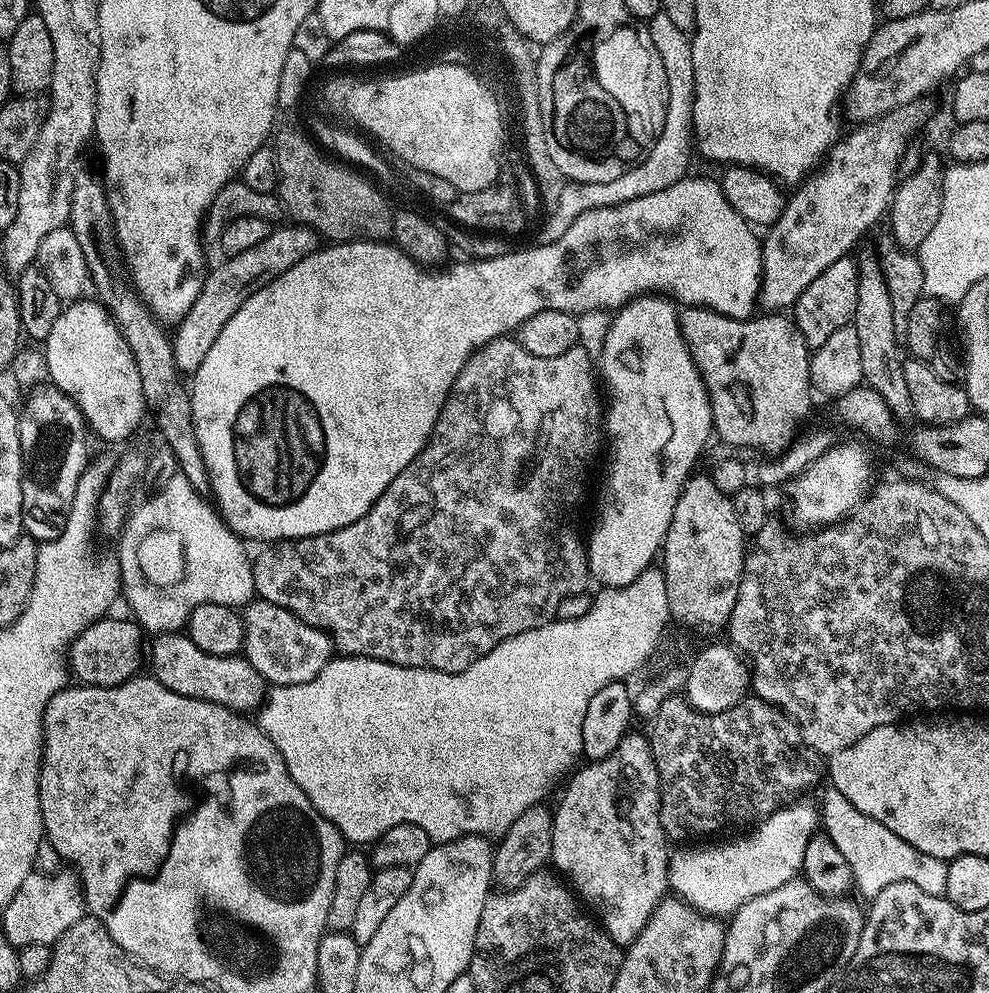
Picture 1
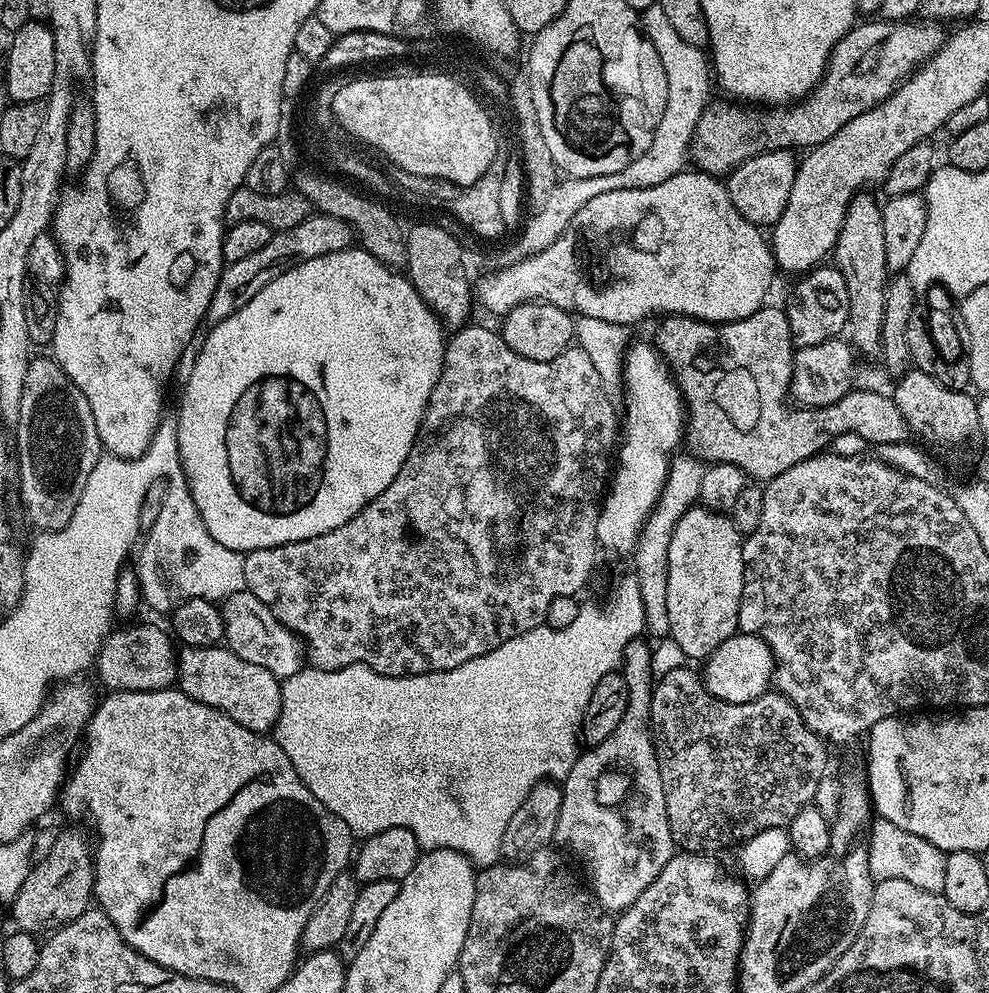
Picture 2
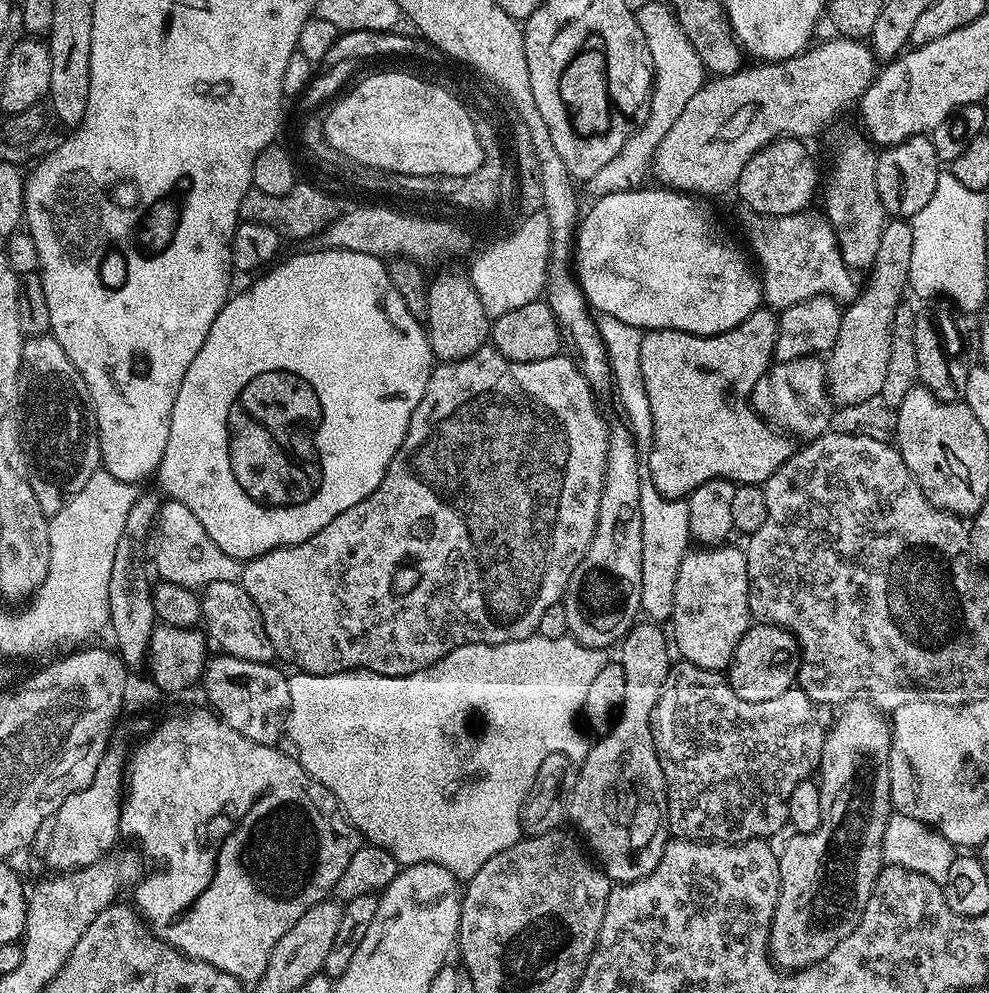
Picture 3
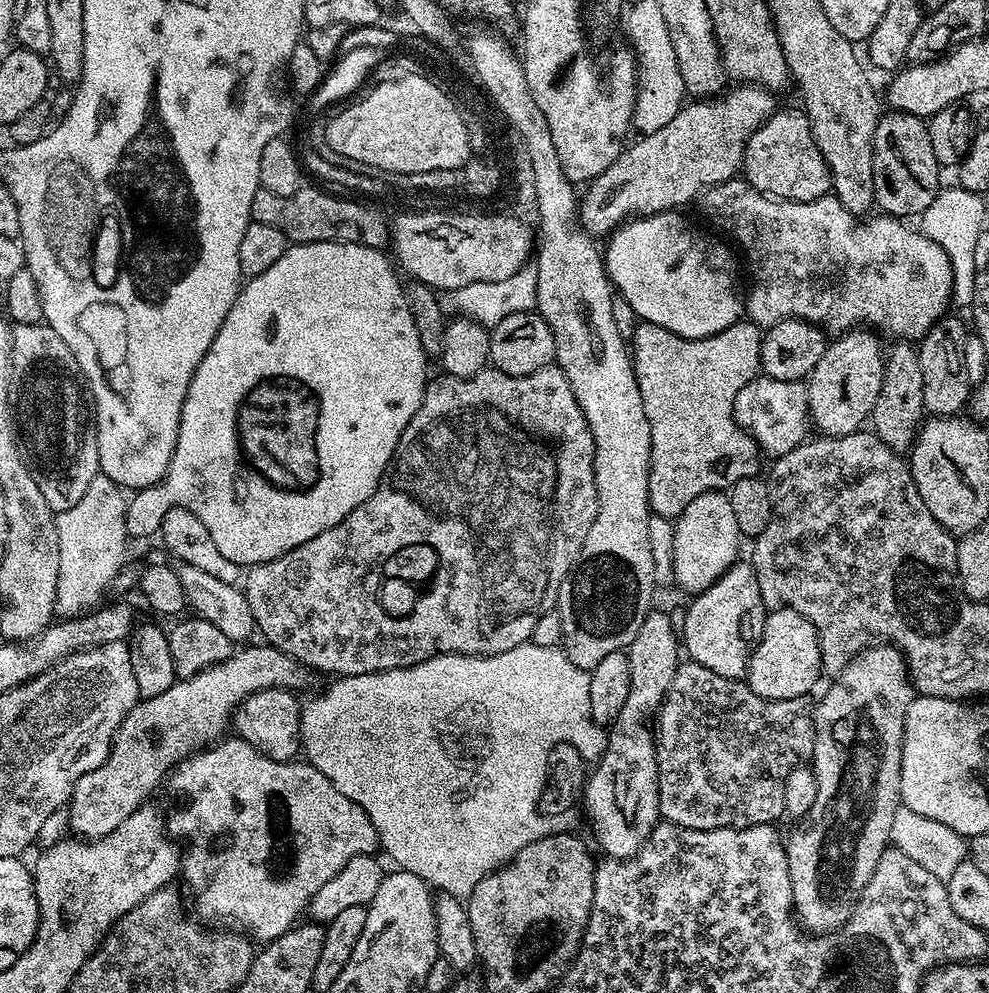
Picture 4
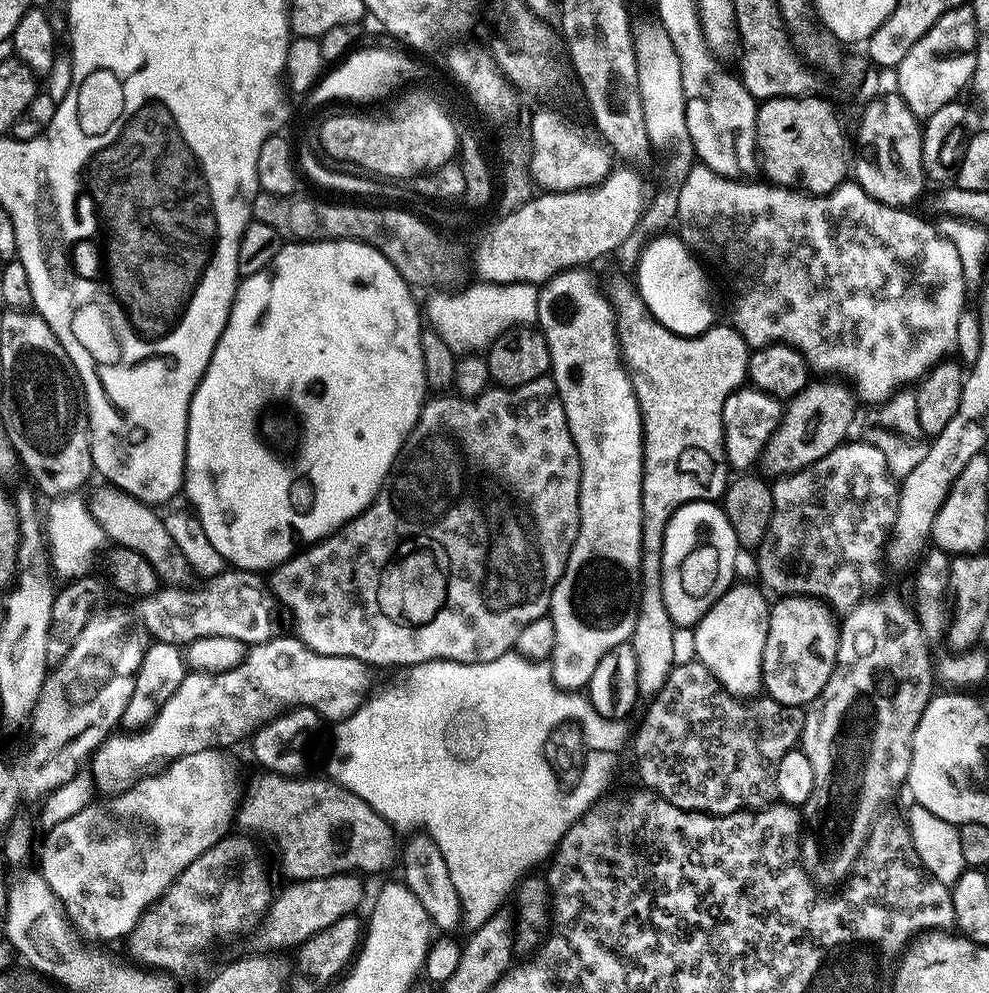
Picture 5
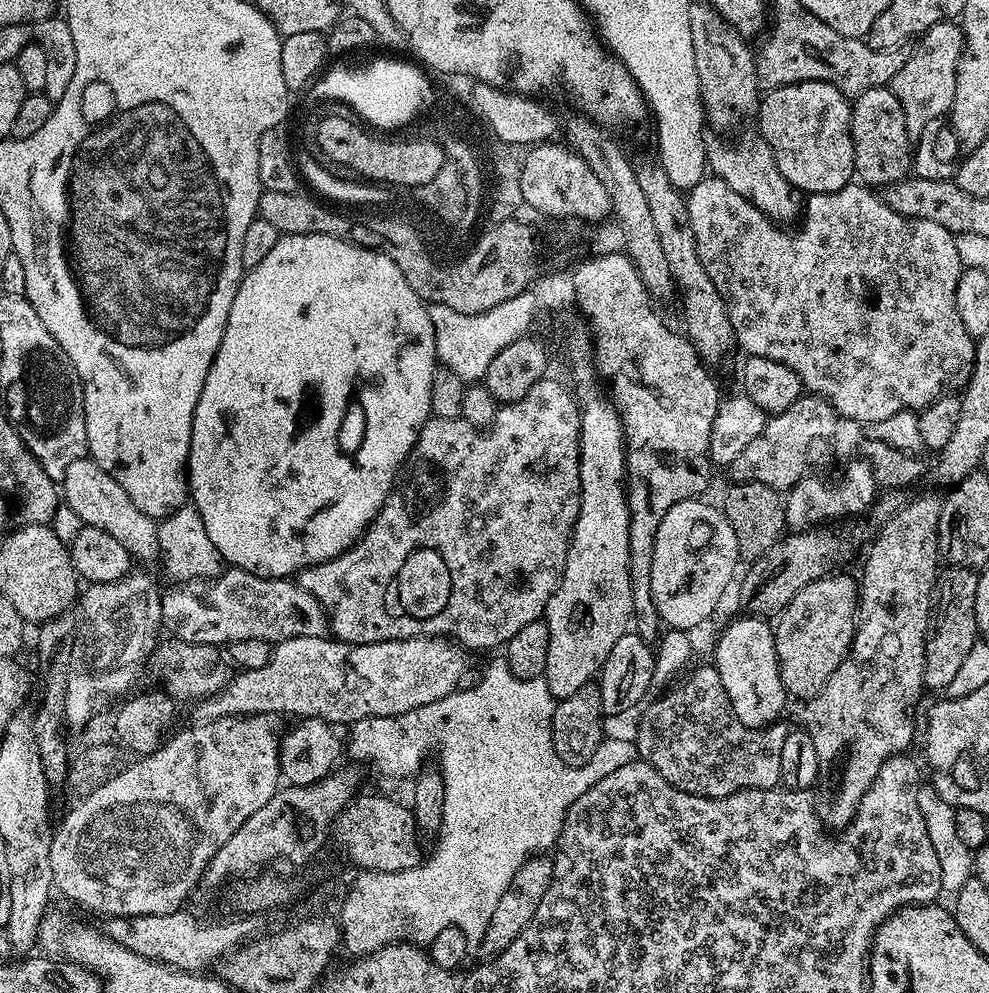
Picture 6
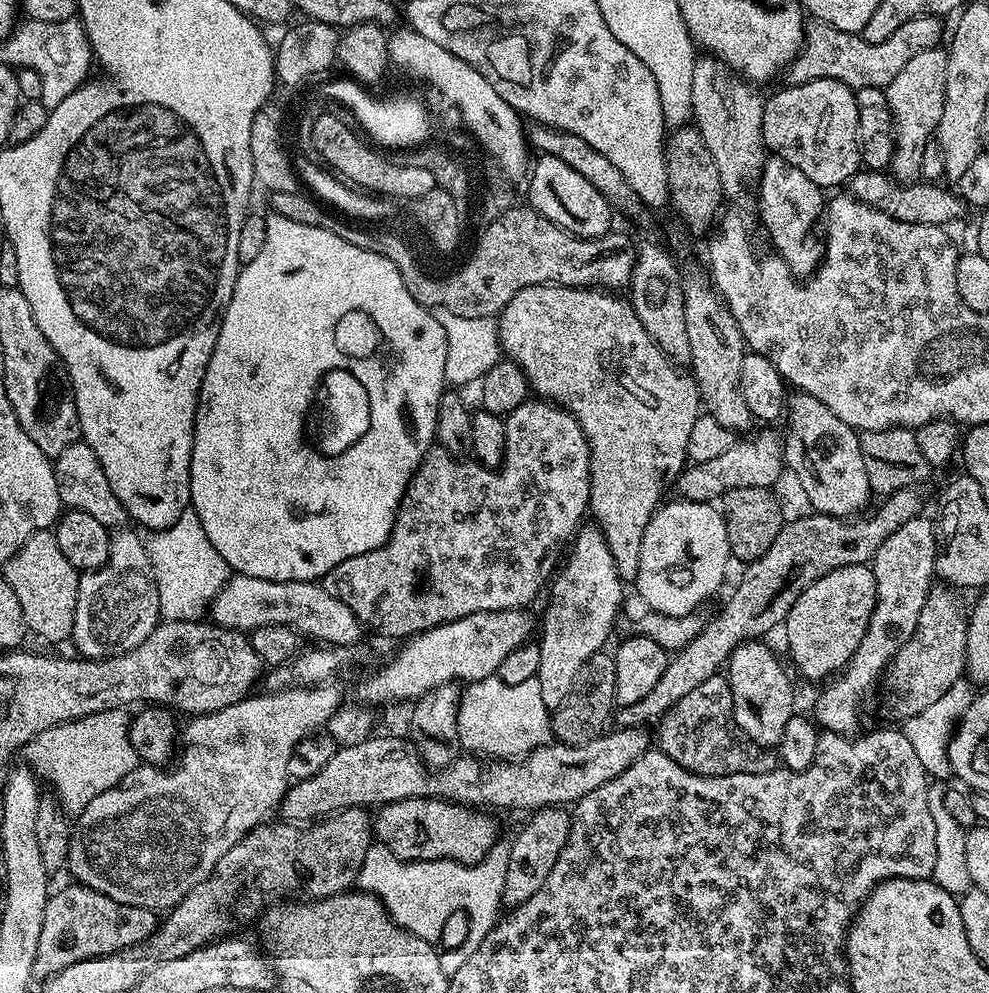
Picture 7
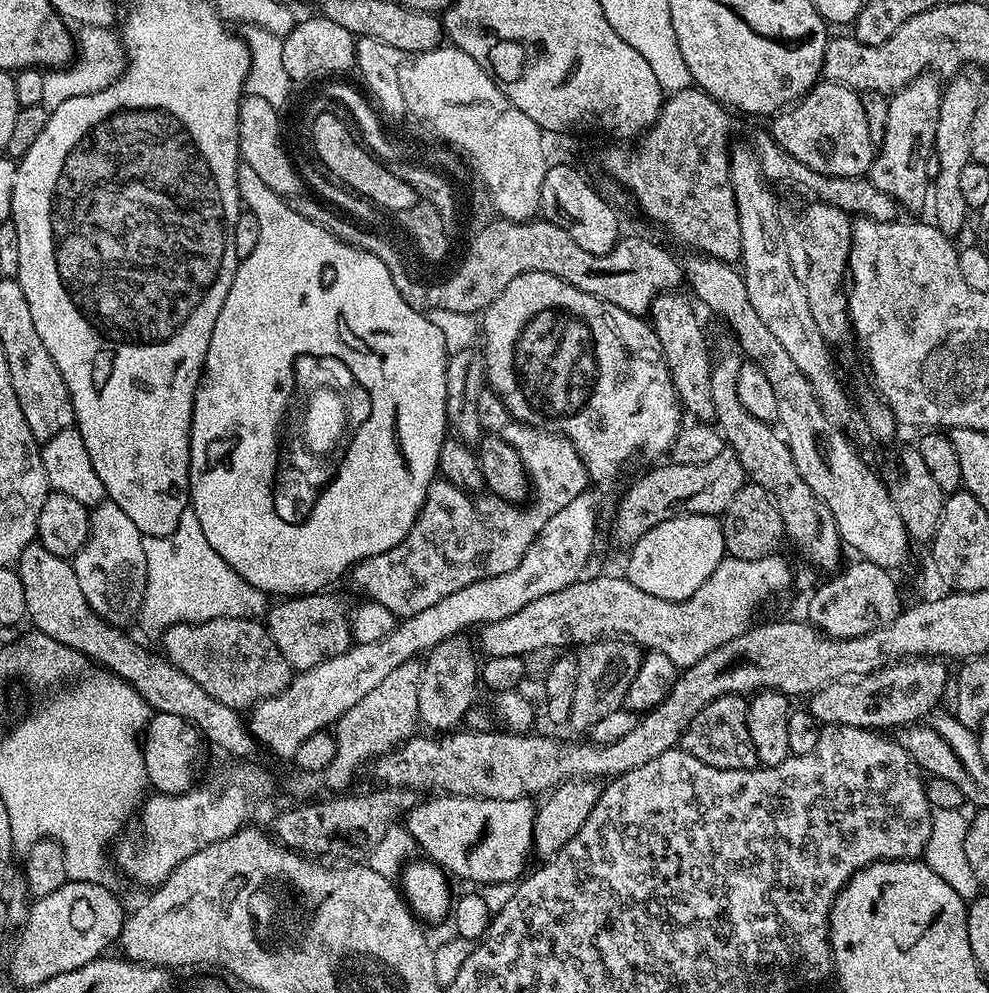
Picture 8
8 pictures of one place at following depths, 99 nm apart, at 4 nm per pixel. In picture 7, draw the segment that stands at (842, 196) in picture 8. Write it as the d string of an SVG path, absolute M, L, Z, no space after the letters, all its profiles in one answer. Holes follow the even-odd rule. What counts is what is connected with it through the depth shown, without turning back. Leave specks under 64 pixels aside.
M861 167L850 181L850 195L874 210L882 210L898 222L910 222L922 226L949 226L966 212L966 205L951 187L936 182L901 182L887 171Z

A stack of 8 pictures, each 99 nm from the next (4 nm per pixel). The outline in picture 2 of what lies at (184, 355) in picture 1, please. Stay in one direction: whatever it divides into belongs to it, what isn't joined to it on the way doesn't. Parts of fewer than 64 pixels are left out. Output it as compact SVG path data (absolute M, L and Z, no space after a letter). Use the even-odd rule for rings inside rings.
M310 214L305 220L298 222L298 226L290 226L290 230L273 232L270 242L266 242L262 250L240 259L239 262L227 265L221 272L218 286L214 286L214 298L210 298L207 323L209 325L217 324L230 318L230 314L242 310L242 306L246 306L246 302L250 302L250 298L254 298L254 294L258 294L262 286L274 282L278 274L286 274L286 270L310 258L322 258L322 254L341 252L344 248L353 247L353 244L352 225L342 222L342 218L323 214Z

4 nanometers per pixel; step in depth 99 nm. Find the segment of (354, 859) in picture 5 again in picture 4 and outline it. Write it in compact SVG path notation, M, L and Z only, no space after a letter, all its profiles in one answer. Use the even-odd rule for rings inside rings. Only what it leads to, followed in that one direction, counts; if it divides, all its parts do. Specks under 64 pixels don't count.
M239 738L228 739L221 739L219 742L194 753L193 756L188 757L172 769L170 784L172 780L173 790L184 795L185 804L172 817L170 815L167 817L166 826L175 837L188 836L188 848L186 844L182 852L182 880L184 876L189 890L192 891L192 900L196 903L197 914L195 913L195 915L204 922L217 920L220 923L217 925L228 930L243 929L256 942L277 940L278 937L286 934L294 927L297 921L301 919L299 916L303 912L305 915L306 909L311 905L312 896L318 894L318 890L326 882L330 882L330 878L334 878L334 874L341 872L346 866L346 862L350 862L350 858L370 856L377 851L376 827L374 822L370 822L366 810L362 810L362 806L358 806L358 802L346 798L346 794L342 794L337 790L330 782L330 778L326 778L326 774L319 772L312 764L300 758L275 760L266 754L262 754L257 748L246 743L245 740Z

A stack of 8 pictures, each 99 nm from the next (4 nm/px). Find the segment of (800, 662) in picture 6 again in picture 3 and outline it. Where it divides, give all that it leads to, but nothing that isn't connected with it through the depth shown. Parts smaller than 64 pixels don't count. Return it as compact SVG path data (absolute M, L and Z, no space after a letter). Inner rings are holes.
M753 623L742 642L738 642L732 663L726 669L728 685L738 698L746 698L746 702L778 698L778 694L786 694L786 690L797 683L801 659L802 649L792 633L777 624Z

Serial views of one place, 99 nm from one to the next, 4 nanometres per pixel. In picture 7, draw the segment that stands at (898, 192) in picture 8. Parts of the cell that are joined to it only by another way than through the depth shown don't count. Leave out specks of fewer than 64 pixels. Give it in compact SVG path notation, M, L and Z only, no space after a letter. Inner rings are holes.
M943 47L924 48L920 52L913 52L910 62L898 70L894 82L890 82L884 89L886 98L890 102L892 111L892 121L894 122L894 154L890 165L891 175L901 182L916 182L921 179L922 153L926 151L926 146L933 143L934 133L938 122L942 118L942 106L944 105L944 95L946 94L946 62L948 53Z

